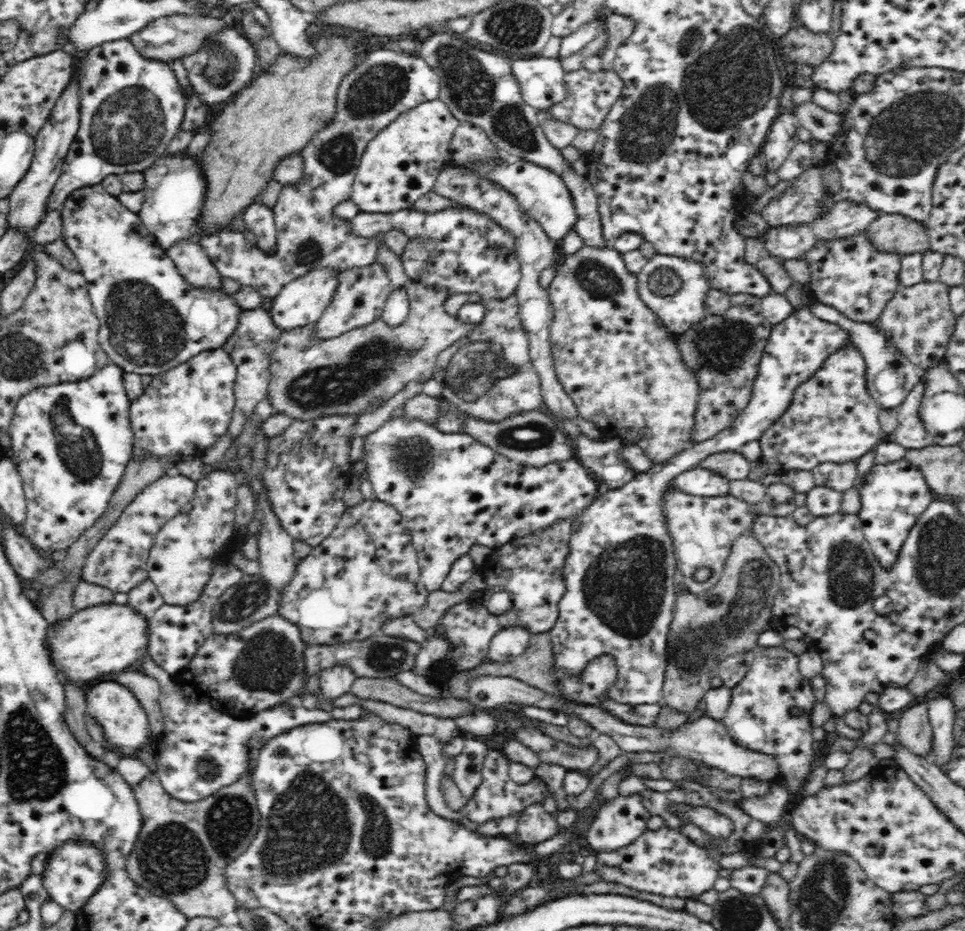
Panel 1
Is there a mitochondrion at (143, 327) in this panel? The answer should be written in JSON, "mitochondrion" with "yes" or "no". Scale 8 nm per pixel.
{"mitochondrion":"yes"}

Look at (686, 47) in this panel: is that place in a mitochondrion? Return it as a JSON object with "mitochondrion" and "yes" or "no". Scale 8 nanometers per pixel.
{"mitochondrion":"yes"}

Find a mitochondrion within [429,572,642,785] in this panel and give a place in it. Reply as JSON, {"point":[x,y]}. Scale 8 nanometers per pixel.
{"point":[570,754]}

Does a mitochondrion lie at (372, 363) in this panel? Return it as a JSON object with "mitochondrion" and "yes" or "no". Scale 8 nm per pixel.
{"mitochondrion":"yes"}

